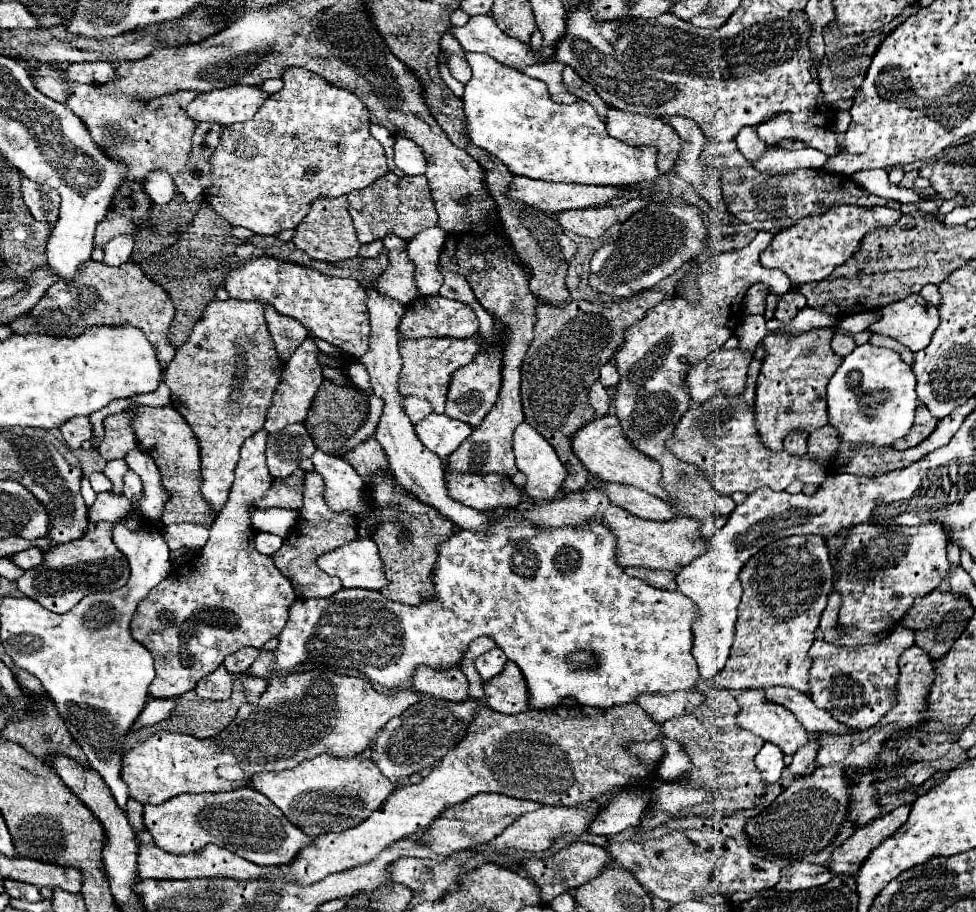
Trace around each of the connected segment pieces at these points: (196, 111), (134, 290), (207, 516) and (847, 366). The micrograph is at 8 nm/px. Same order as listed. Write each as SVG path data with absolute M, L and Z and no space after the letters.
M229 86L199 94L187 112L195 122L219 122L229 126L251 120L265 98L269 98L269 94L259 86Z
M89 260L73 280L57 280L27 314L21 314L7 326L15 334L39 332L49 336L79 336L83 330L95 324L119 326L129 322L143 330L147 340L155 346L159 362L167 366L175 356L175 348L171 348L167 340L173 314L175 308L169 294L159 284L151 282L143 272L139 272L137 264L125 262L119 268L111 268L105 262Z
M137 406L129 410L135 410L135 434L141 442L141 448L153 456L161 472L163 490L169 494L163 506L163 514L159 518L159 526L169 526L173 522L191 522L191 524L211 526L217 514L211 512L211 506L201 496L203 476L201 476L199 444L189 424L185 422L185 418L171 406L163 406L163 408Z
M867 342L843 358L843 364L829 380L827 404L829 424L839 430L839 440L891 446L913 426L917 408L913 370L895 350L877 348Z

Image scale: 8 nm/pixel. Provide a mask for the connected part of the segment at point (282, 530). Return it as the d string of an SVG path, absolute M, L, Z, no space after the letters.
M271 508L271 510L253 510L251 514L251 528L255 532L271 532L271 534L279 534L281 538L287 538L297 522L297 512L289 512L289 510L279 510L279 508Z

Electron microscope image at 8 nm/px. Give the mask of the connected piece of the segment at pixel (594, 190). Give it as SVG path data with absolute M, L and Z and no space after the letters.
M515 176L511 198L527 202L543 212L565 212L573 208L603 206L623 196L623 186L585 186L585 184L555 184L545 180L533 180Z

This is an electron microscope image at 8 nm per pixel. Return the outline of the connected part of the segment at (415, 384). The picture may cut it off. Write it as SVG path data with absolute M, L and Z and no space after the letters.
M477 334L469 338L449 338L447 336L447 338L423 338L415 342L407 342L401 338L399 352L401 352L403 368L400 373L399 392L403 396L425 398L431 402L435 412L443 412L445 396L447 396L447 388L449 388L453 372L475 360L475 356L481 350L479 342L481 338L477 338Z

